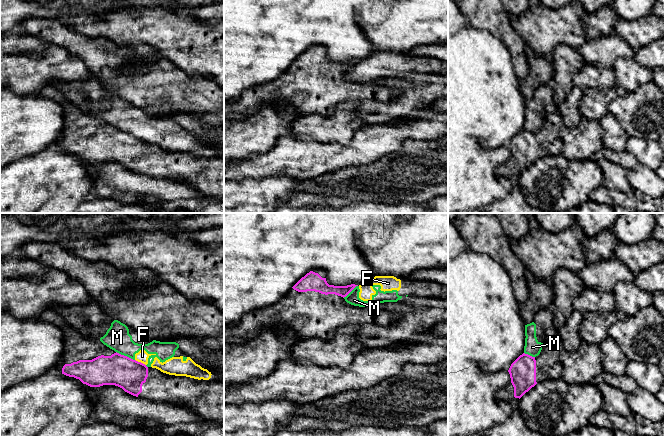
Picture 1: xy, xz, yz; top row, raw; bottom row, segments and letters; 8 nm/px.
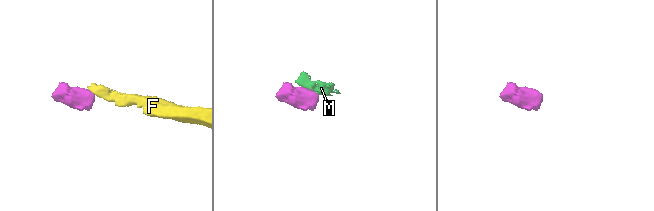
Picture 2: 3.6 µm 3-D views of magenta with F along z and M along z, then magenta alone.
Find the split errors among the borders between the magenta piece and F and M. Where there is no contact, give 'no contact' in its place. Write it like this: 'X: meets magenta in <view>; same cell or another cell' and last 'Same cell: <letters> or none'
F: meets magenta in xy; another cell
M: meets magenta in xy; another cell
Same cell: none

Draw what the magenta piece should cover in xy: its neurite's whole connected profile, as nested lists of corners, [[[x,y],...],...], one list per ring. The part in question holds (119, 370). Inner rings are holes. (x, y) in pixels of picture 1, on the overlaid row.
[[[47,308],[35,317],[40,322],[58,326],[63,333],[64,350],[55,368],[62,374],[79,379],[90,387],[115,385],[140,398],[162,401],[190,408],[205,420],[224,423],[224,379],[212,374],[209,380],[175,376],[121,355],[100,340],[83,335],[54,308]]]

